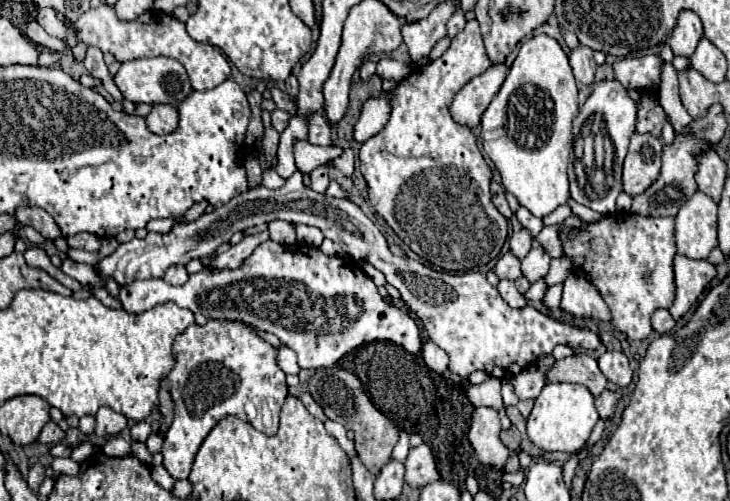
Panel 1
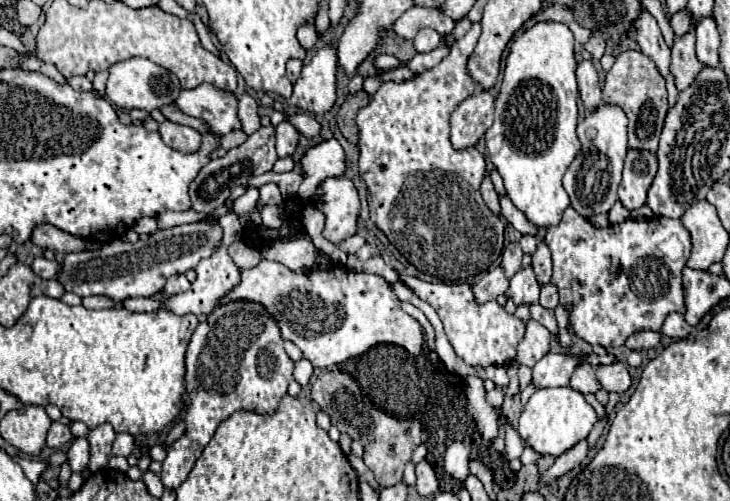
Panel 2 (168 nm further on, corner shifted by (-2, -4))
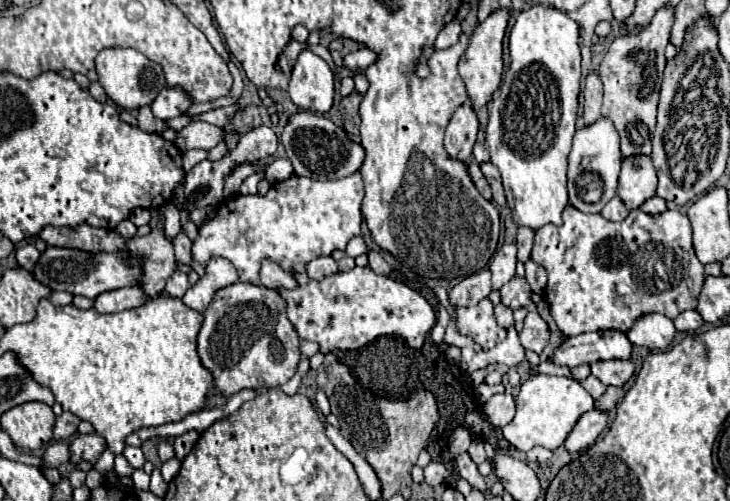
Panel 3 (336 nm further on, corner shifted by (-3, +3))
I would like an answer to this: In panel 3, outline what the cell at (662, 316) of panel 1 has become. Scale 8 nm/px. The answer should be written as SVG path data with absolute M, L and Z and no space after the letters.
M682 311L676 319L674 325L678 331L686 331L686 333L694 333L696 329L700 329L704 325L702 317L698 311Z

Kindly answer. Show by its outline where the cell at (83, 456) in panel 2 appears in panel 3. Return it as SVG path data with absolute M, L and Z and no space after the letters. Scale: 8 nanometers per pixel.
M52 443L44 453L42 453L42 471L50 469L50 467L60 467L62 463L66 463L70 459L68 453L68 445L66 443Z

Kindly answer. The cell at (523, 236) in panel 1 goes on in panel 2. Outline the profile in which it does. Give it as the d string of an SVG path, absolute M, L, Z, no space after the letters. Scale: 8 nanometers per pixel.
M517 242L507 244L507 248L503 250L503 256L501 256L501 266L503 266L507 278L511 278L521 268L521 258L523 258L521 246Z

